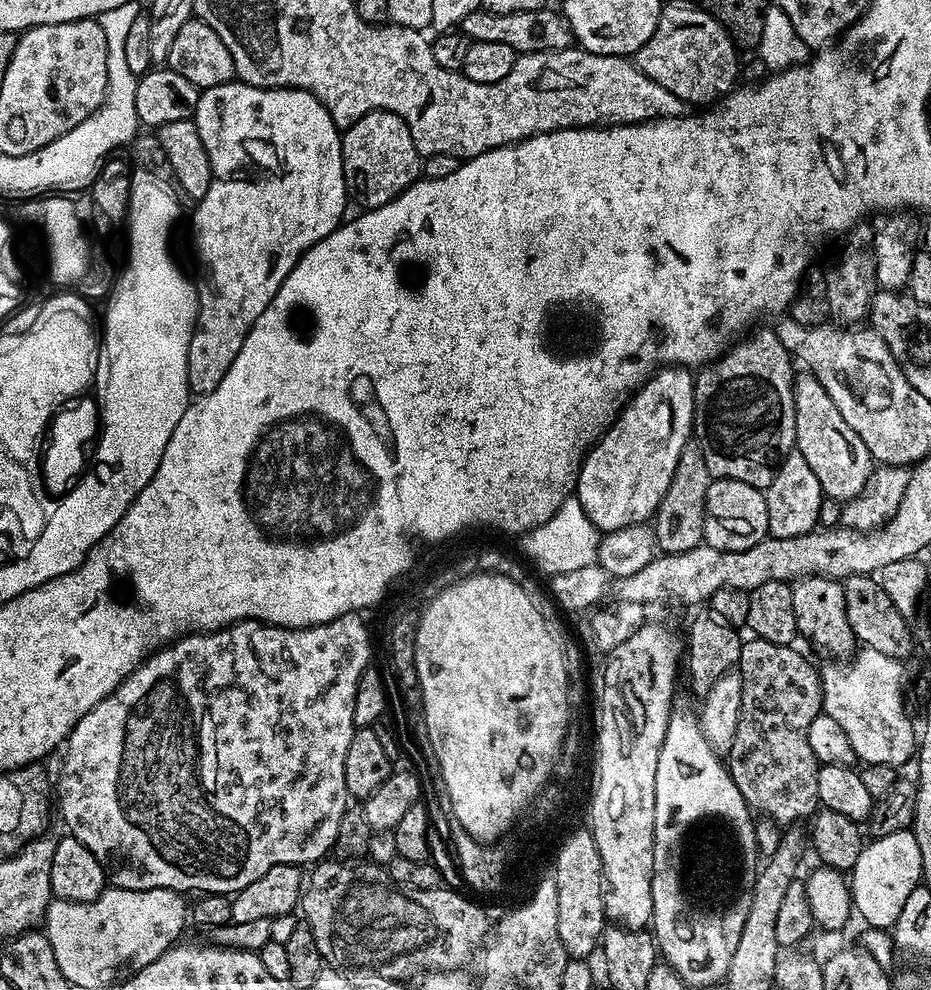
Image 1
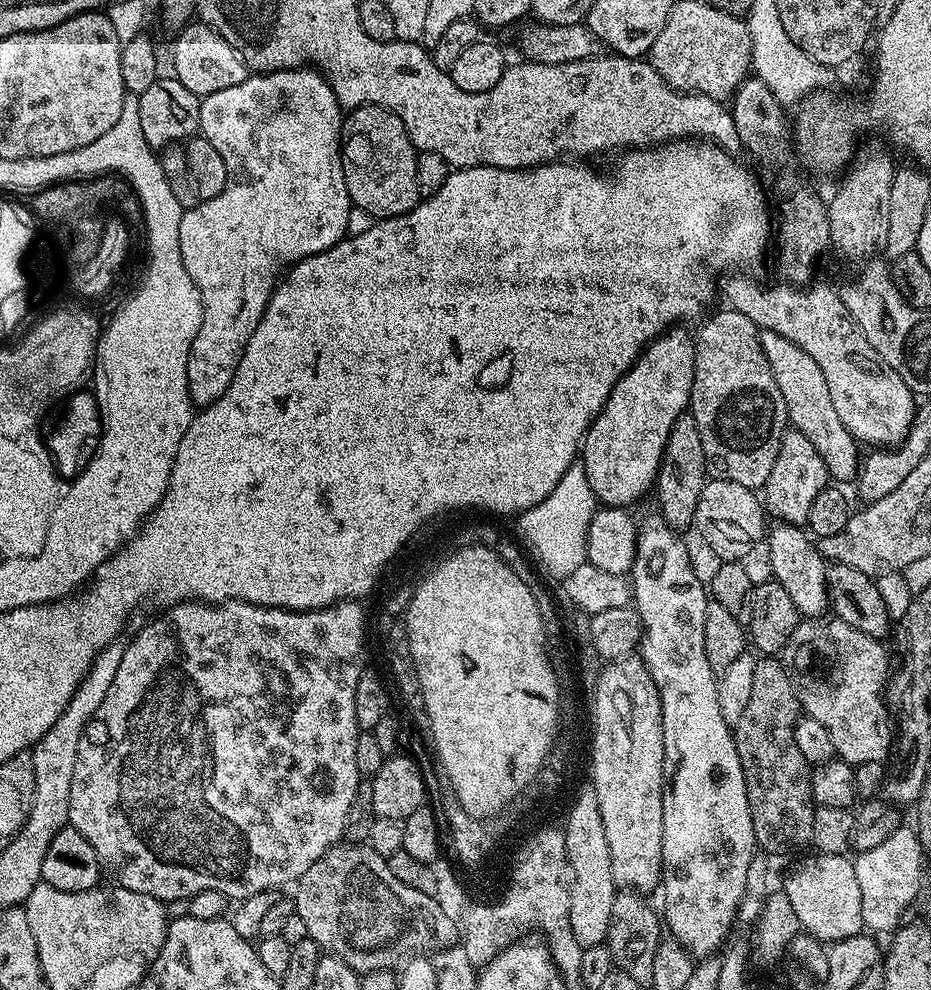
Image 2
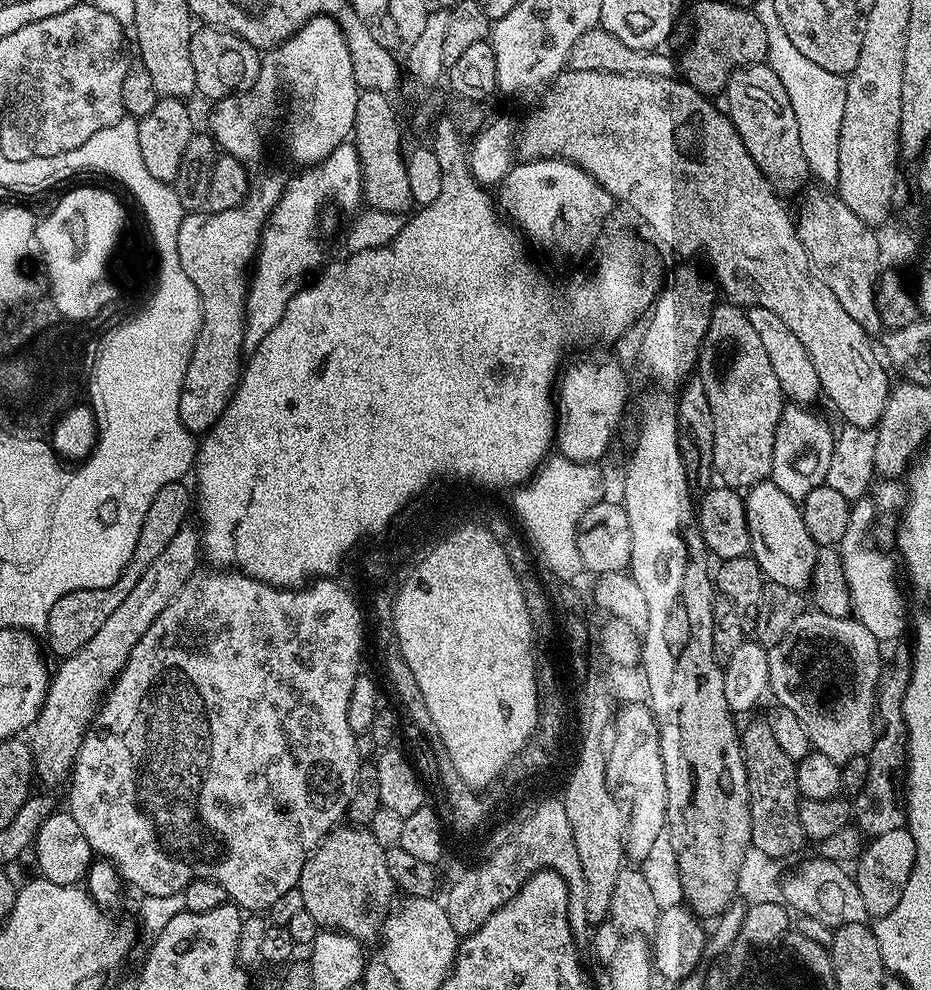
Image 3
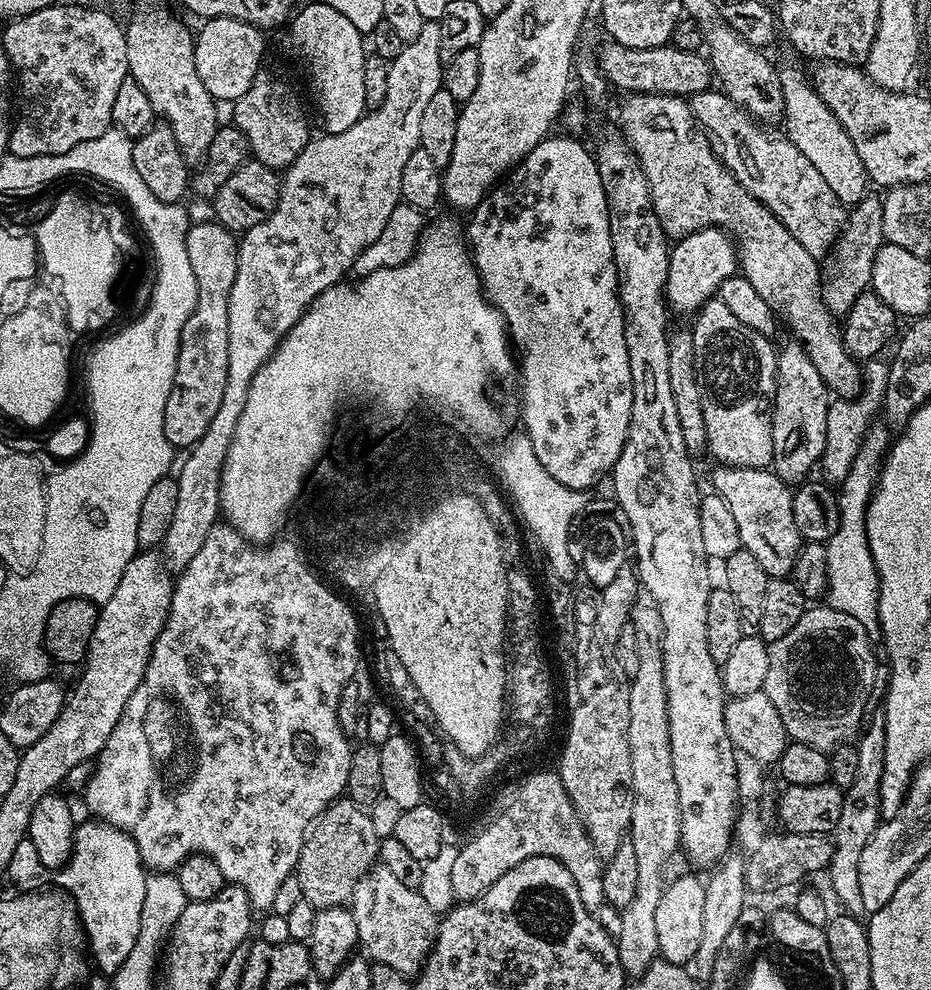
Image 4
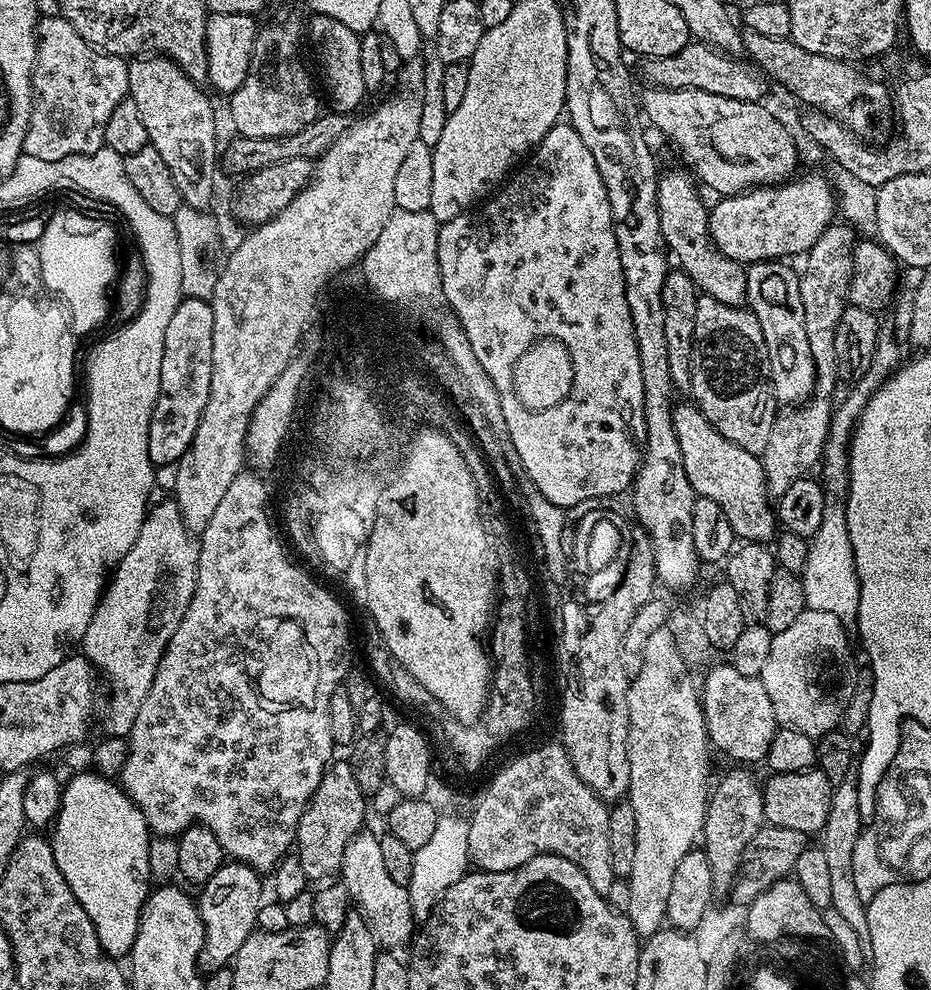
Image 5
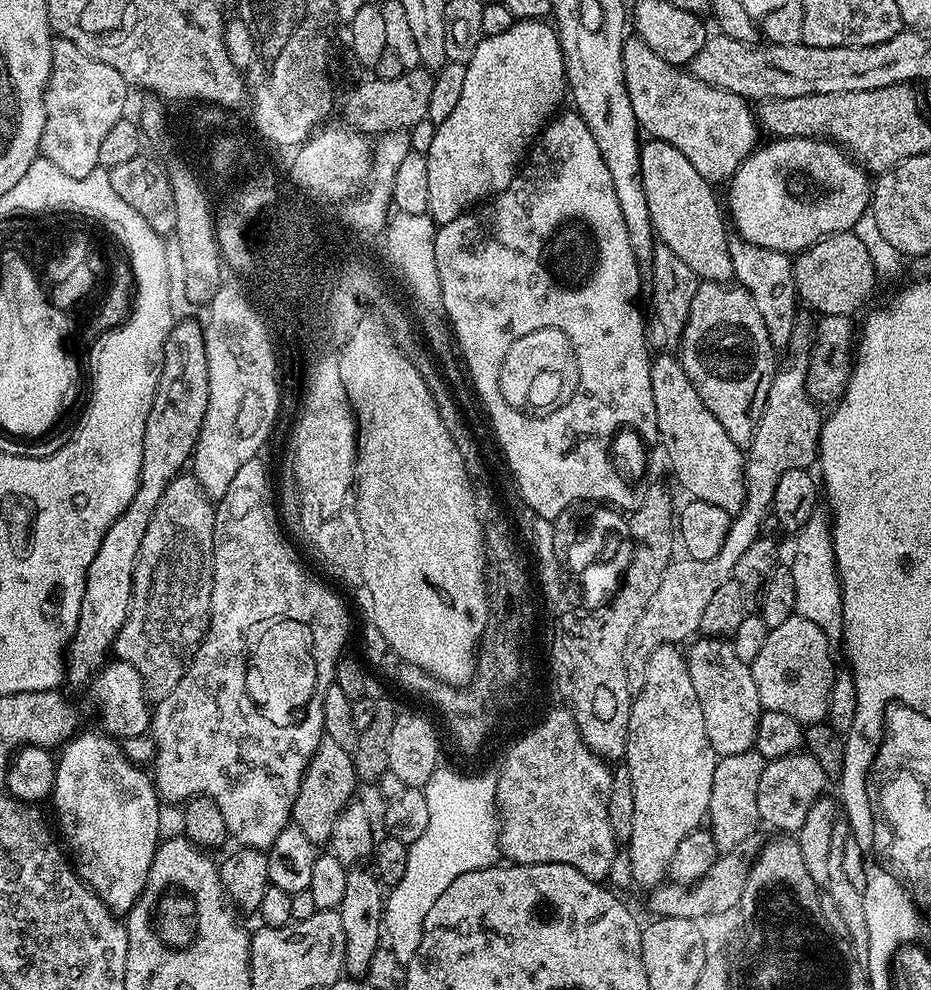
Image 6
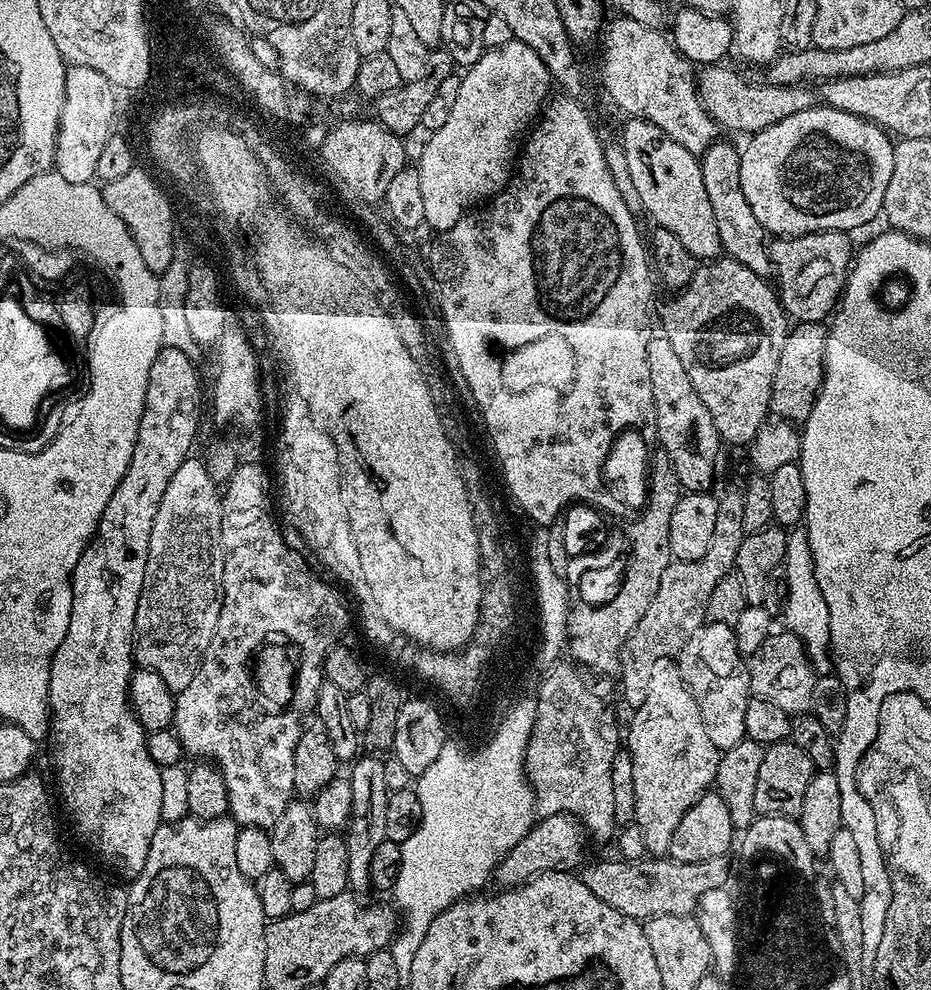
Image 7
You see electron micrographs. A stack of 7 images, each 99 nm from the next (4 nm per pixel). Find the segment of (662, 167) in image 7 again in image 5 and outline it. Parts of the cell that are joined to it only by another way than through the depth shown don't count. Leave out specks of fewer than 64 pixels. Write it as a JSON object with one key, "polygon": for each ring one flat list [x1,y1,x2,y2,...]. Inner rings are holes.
{"polygon":[[668,172,665,176,663,173,659,177,656,185,658,218,662,226,664,246,675,259,676,256,680,259,679,267,696,283,697,289,703,295,714,298,726,306,741,307,748,299,745,265,716,251,712,235,708,232,709,205,707,203,704,205,704,200,700,197,701,189,691,179,689,180,680,172]]}

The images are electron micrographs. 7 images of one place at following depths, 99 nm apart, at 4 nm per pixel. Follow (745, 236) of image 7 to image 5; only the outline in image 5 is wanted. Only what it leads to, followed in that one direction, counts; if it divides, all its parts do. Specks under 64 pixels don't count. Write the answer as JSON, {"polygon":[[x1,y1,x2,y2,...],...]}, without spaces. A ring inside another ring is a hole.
{"polygon":[[778,259,757,260,747,265,746,307,754,314,754,318,758,318,758,326,762,326,773,397,781,405,784,403,784,406,797,406,812,395,816,380,816,364,806,336,802,294,799,293,800,278,797,269,792,269,788,264,791,263]]}

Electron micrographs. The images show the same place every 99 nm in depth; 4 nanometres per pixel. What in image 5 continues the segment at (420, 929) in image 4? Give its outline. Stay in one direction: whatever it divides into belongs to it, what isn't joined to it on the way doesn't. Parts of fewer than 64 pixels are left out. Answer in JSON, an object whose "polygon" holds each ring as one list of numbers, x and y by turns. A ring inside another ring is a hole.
{"polygon":[[362,830,346,846,339,875,346,886,351,903,370,926,377,945,386,950,394,950,404,943,407,945,413,939,416,920,412,914,407,887,394,882,394,878,386,874,386,865,382,862,380,836,368,831]]}

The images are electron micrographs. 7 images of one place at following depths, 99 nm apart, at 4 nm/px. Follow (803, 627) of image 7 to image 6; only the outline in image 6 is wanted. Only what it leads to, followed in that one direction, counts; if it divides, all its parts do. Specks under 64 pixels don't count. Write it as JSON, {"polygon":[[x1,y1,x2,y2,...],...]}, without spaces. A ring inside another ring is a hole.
{"polygon":[[817,506,809,522,795,533,794,539,796,549,792,552,790,567,796,587,795,615,806,618,806,622,814,622,833,646,839,645,844,639,844,595,840,592,840,579,836,573,829,513]]}

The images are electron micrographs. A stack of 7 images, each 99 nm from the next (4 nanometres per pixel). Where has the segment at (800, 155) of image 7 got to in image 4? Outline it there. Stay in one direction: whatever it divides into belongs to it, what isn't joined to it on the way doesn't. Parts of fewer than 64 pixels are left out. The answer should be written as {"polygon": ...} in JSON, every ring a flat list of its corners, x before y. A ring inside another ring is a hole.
{"polygon":[[703,228,671,245,664,287,665,301,673,313,691,317,719,293,722,282,738,272,738,248,723,228]]}

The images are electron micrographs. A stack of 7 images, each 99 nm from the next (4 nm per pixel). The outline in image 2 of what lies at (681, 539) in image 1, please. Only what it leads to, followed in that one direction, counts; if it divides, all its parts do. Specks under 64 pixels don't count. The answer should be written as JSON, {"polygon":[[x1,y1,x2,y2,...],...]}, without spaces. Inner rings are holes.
{"polygon":[[685,414,677,418,674,422,674,426,670,430,670,438,666,442,666,446,664,447,664,457,660,459,660,472,656,475,656,483,655,489,659,492,660,490,660,510,664,514,662,516,663,523,667,524,669,528,674,528,677,530,684,530,684,527,691,525,693,521,696,519,696,511,698,510,698,498,702,494,702,490,704,489,705,484,708,483,710,477,708,475,708,459,706,458,706,454,702,450,702,434,698,434,698,422,694,422,694,418,691,414]]}

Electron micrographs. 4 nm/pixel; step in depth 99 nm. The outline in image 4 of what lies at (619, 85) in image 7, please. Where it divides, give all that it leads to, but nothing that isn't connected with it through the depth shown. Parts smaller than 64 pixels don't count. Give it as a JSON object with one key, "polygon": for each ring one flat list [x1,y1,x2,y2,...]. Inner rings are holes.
{"polygon":[[723,91,697,92,691,97,690,103,699,127,707,132,713,150,728,167,730,174,734,174,736,181,750,194,754,194,754,198,761,200,784,223,786,230,790,230,790,234,794,234,794,238,798,238,798,242,806,246,812,256,827,257,833,251,837,235,844,228,846,205,835,196,829,186,826,186,825,179,814,170,814,166,801,150,794,146,794,142,788,140,783,131,762,126,759,120,753,120,745,108,740,108,730,97,725,96]]}

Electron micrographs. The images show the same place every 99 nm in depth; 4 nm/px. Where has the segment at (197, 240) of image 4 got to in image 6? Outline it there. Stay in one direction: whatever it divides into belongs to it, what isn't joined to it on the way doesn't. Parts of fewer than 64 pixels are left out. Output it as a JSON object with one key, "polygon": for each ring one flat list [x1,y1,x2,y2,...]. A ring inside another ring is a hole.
{"polygon":[[192,318,181,319,184,320,181,324,180,321,173,323,166,338,160,381,142,438,140,489,114,526,106,530,106,538,102,538,102,546,98,546,98,554,94,554,94,562,90,562,90,570,86,574,86,590,82,594,82,610,78,610,78,626,66,653,67,683,87,685,109,659,118,630,122,630,122,622,128,613,132,597,132,571,142,546,142,534,146,534,146,526,150,526,150,518,166,486,185,471,196,449,202,418,206,418,208,367,203,327,188,319]]}

